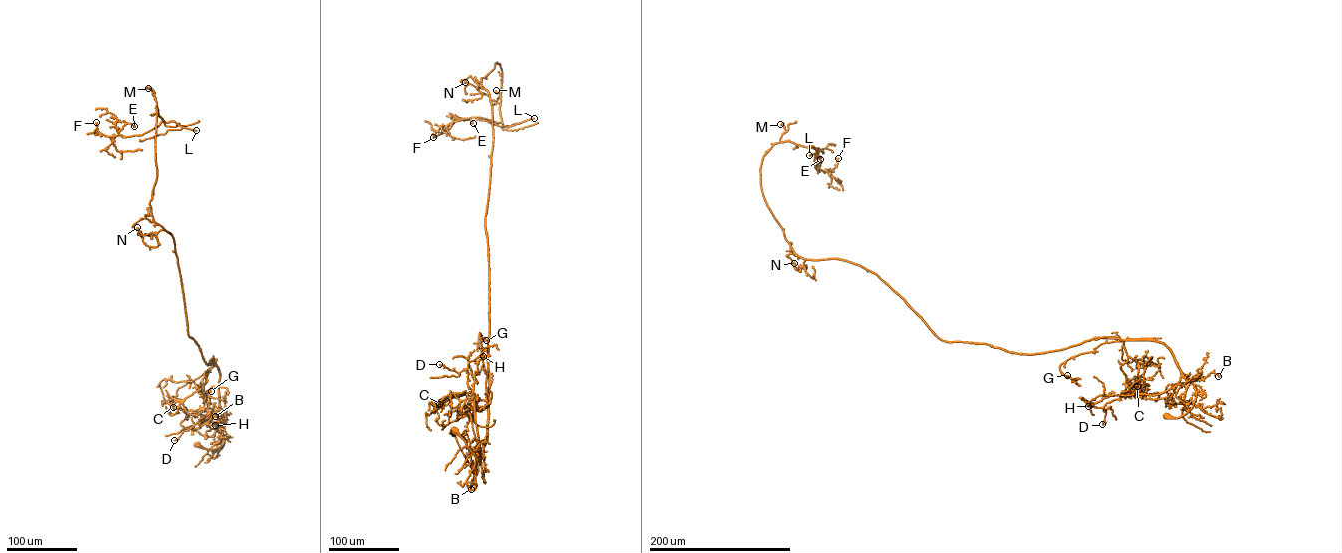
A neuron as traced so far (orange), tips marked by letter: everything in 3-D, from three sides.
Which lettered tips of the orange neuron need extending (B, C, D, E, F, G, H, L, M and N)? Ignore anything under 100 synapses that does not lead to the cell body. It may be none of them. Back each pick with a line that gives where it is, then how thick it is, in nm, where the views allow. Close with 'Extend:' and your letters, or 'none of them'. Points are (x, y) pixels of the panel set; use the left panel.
L: (196, 130) | 400 nm
Extend: L

